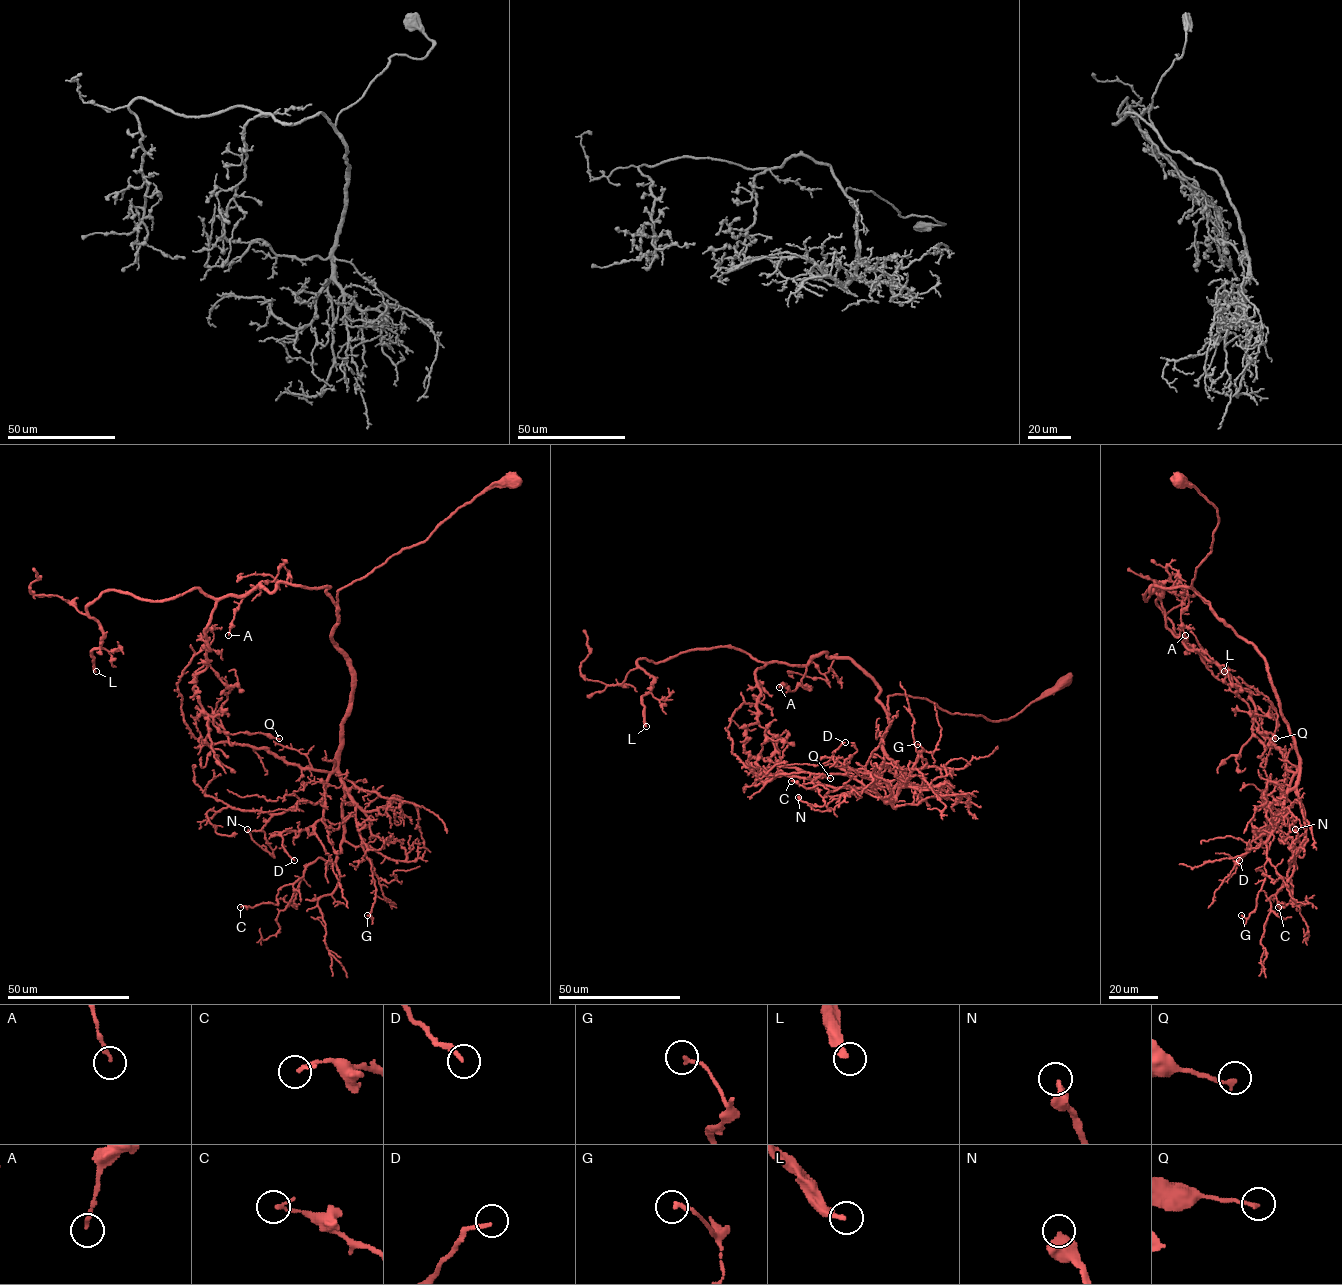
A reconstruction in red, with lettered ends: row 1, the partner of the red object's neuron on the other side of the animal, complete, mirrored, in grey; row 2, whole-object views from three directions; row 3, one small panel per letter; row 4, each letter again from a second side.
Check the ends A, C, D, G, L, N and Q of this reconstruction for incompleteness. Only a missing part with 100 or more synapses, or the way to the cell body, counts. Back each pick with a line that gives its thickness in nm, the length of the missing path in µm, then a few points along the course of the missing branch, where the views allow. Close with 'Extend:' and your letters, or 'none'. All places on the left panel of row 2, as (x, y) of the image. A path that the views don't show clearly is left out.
L: calibre 260 nm; missing 80 µm; course (96, 671), (126, 725), (122, 732), (123, 749), (159, 754), (165, 768)
Extend: L

